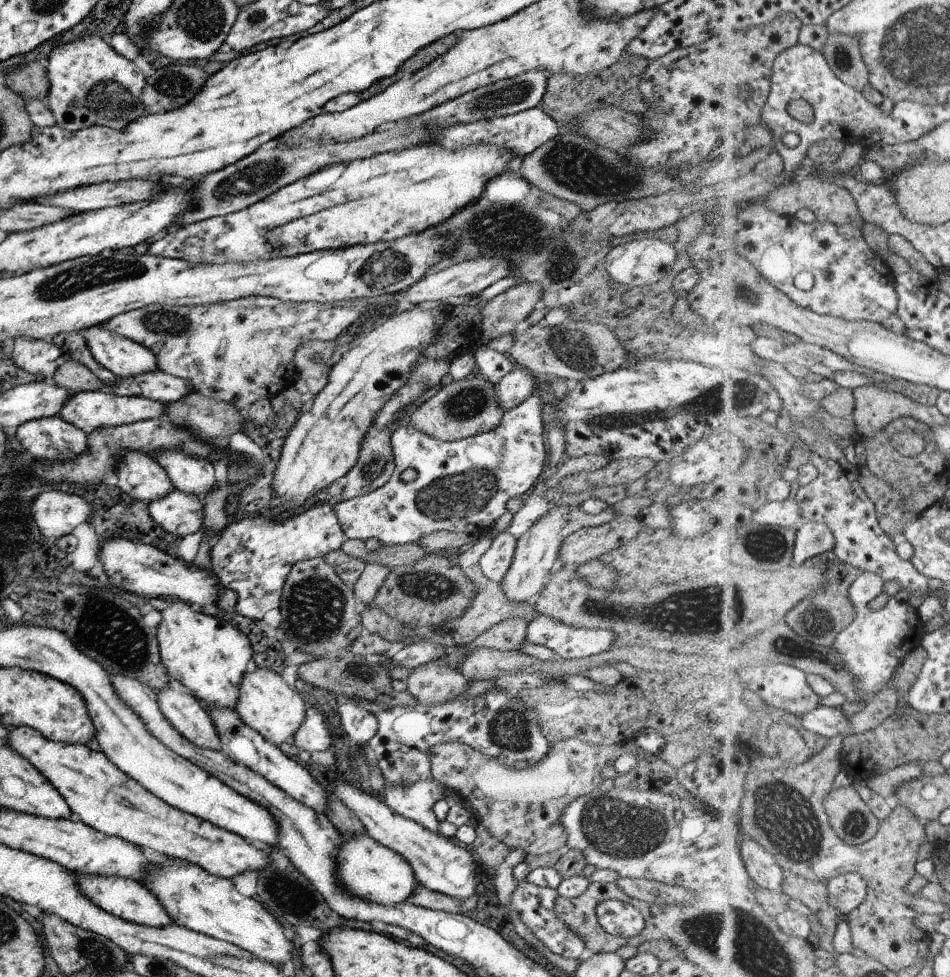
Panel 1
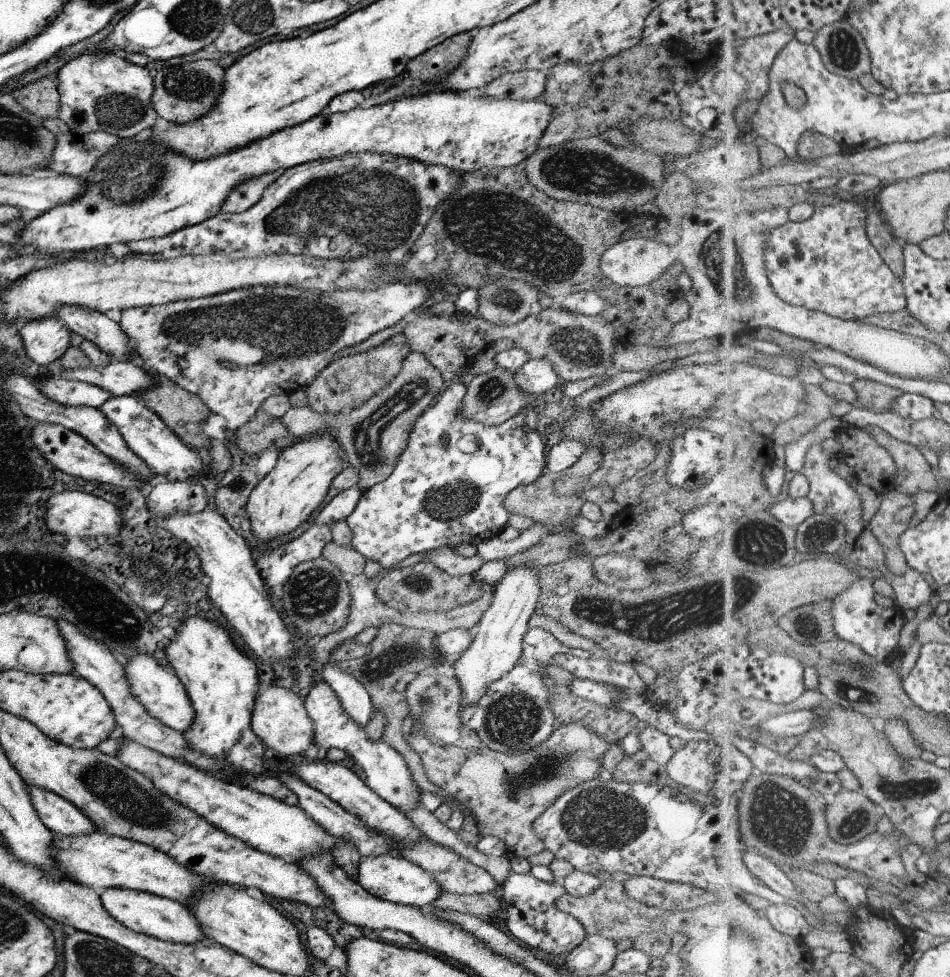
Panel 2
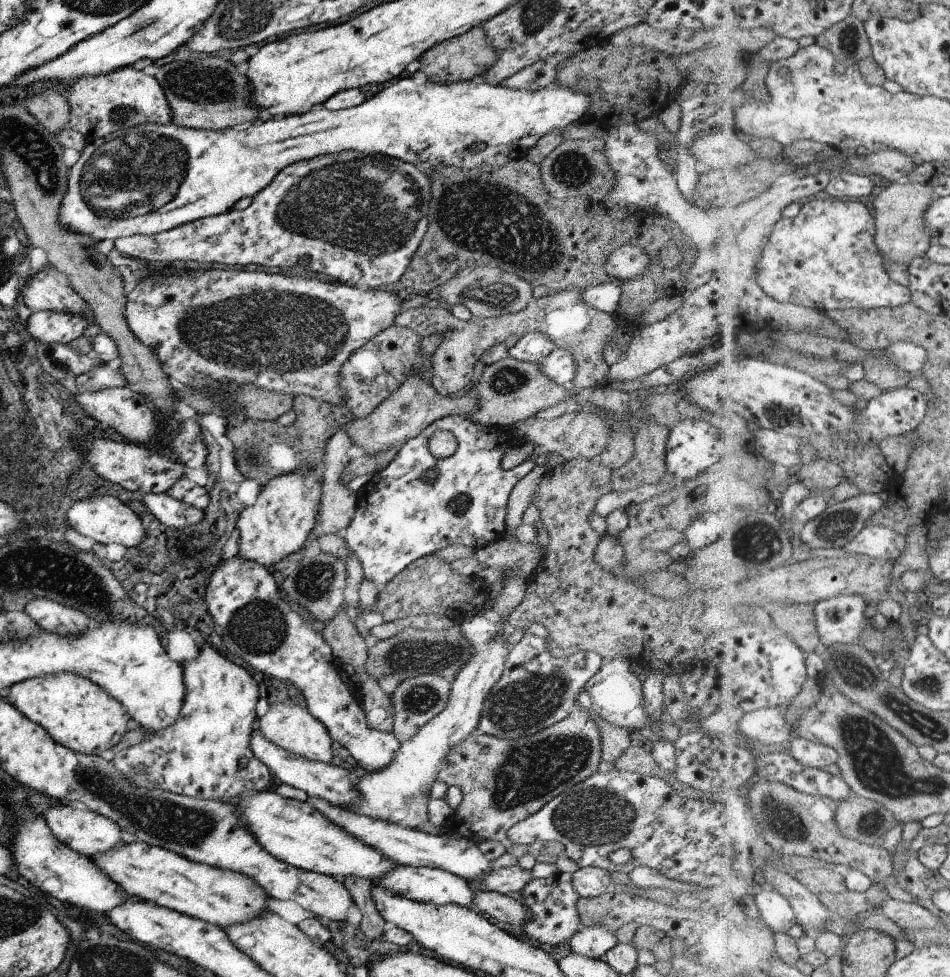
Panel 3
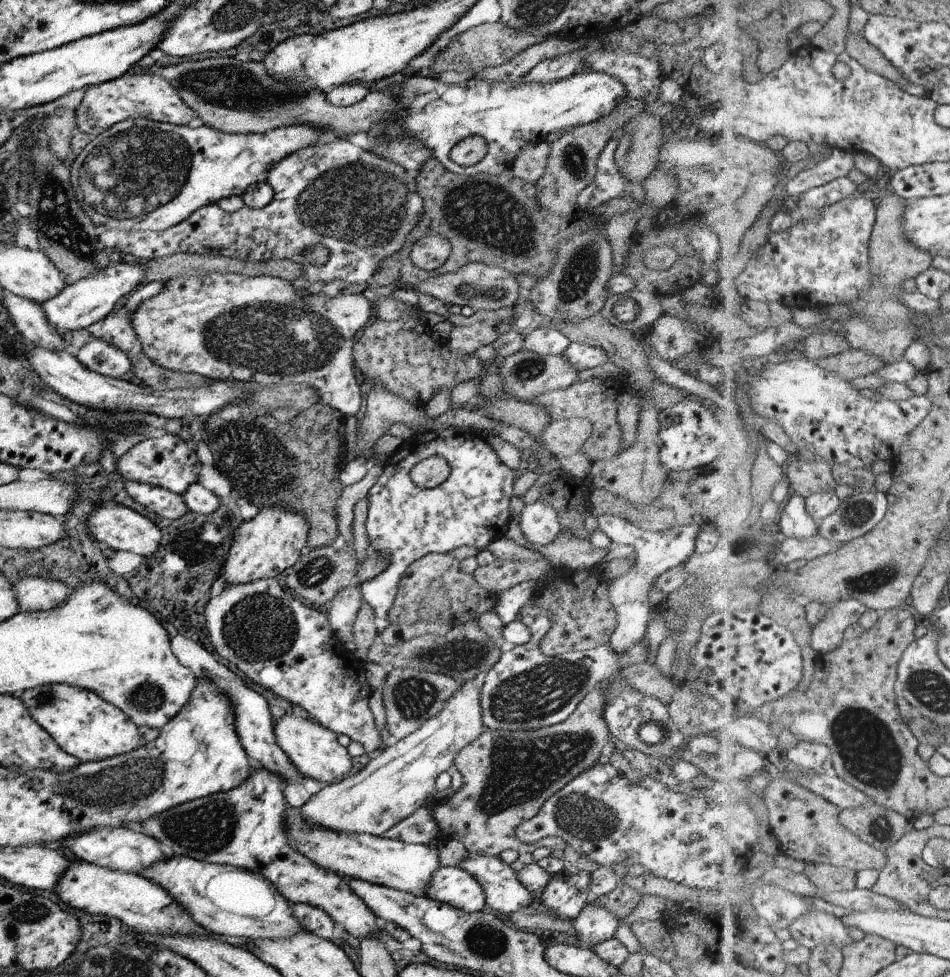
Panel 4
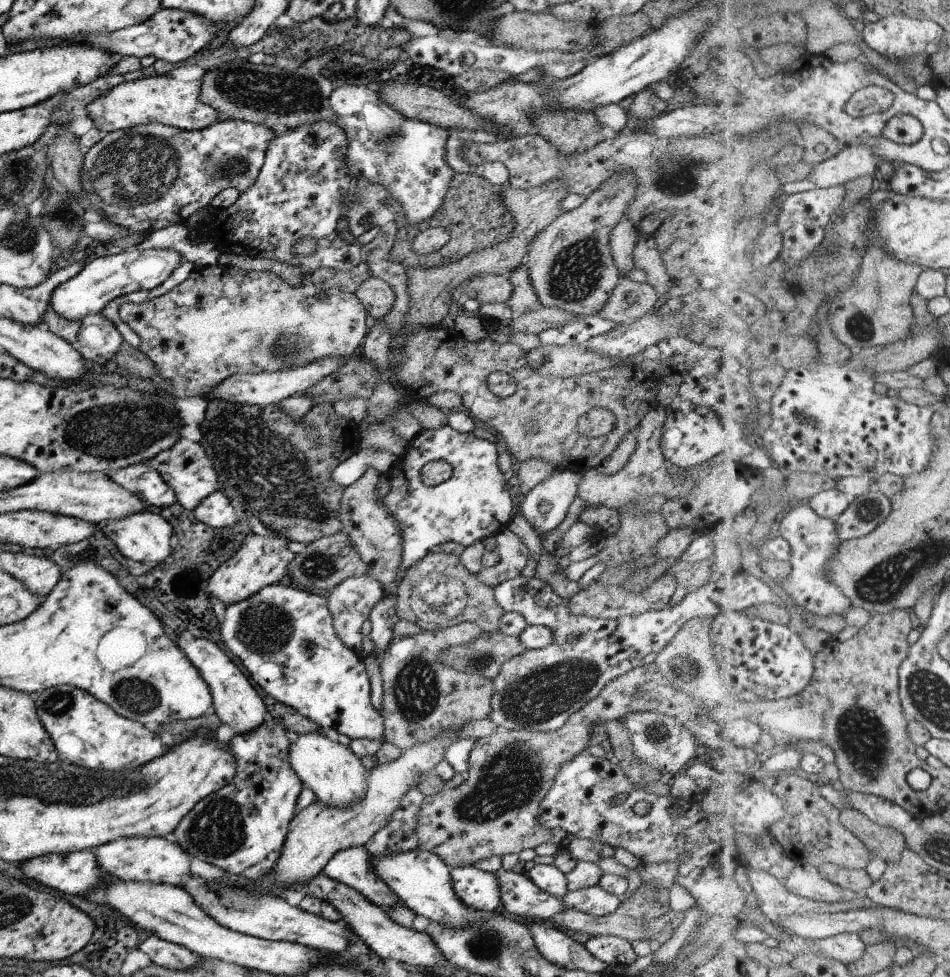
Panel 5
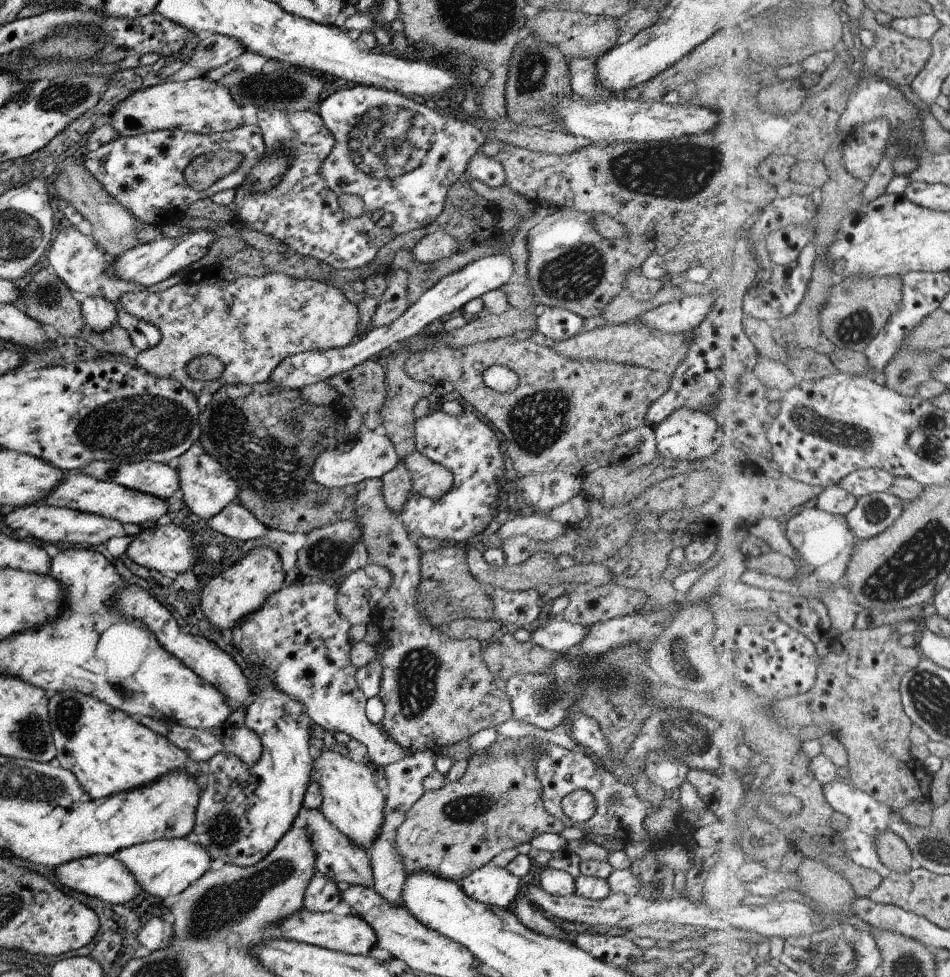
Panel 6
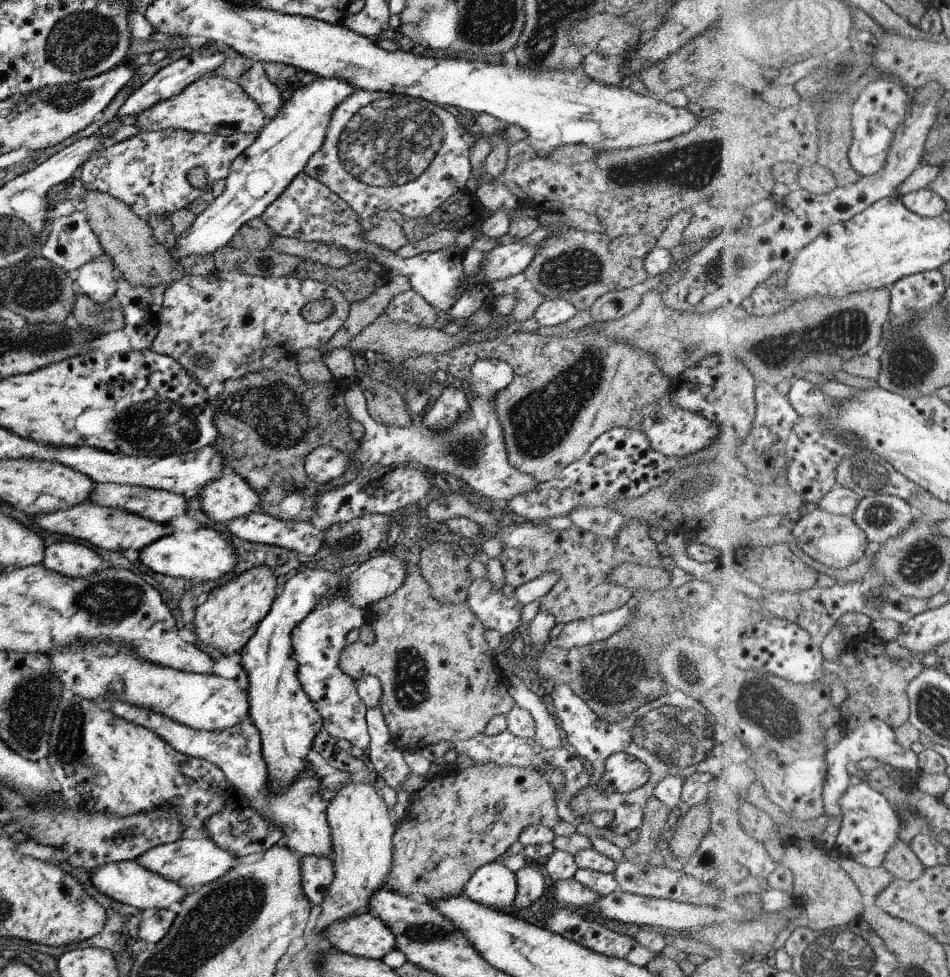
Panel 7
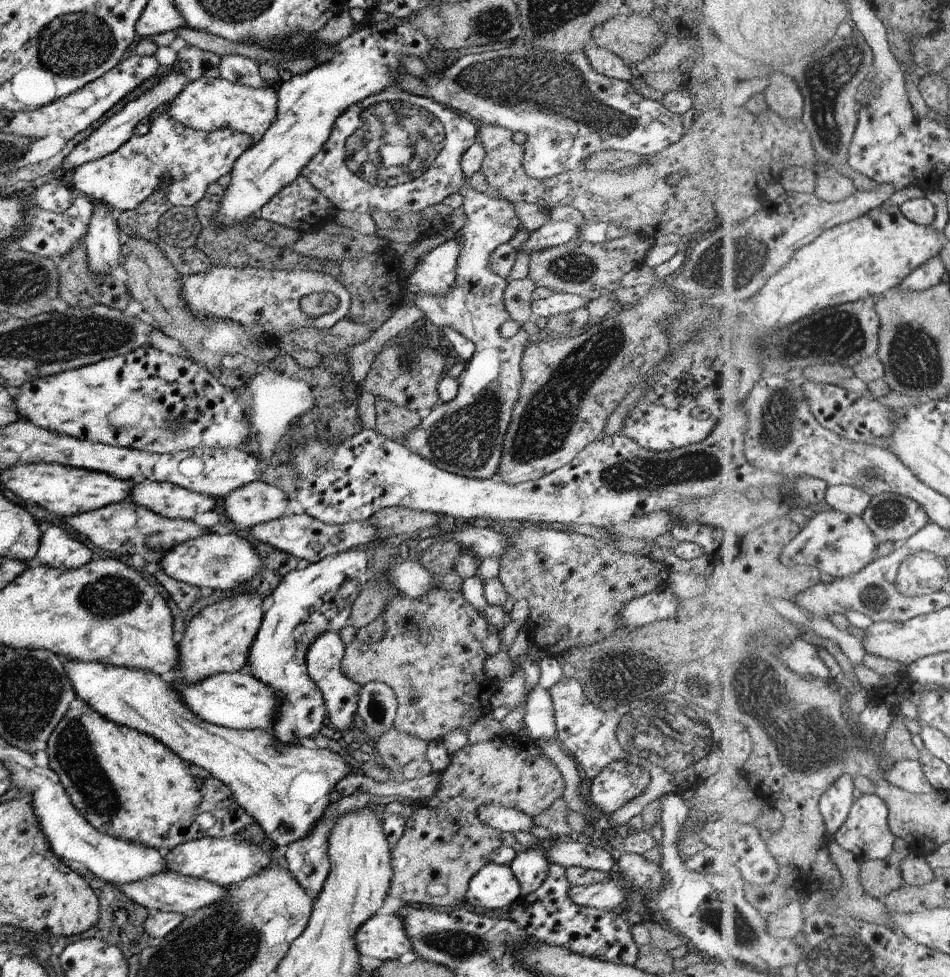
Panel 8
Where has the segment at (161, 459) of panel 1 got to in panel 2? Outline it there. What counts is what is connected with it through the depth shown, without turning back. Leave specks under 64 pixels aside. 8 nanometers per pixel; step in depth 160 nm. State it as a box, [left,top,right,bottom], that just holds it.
[98,394,201,482]

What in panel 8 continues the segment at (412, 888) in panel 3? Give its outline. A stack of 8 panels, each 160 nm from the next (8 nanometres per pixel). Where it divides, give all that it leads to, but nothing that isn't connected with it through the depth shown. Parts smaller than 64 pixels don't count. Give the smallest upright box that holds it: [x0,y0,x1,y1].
[464,862,520,910]

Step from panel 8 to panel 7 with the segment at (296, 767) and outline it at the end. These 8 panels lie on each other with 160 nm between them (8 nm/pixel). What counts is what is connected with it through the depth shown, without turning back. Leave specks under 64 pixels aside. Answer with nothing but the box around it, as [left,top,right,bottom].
[98,699,332,860]

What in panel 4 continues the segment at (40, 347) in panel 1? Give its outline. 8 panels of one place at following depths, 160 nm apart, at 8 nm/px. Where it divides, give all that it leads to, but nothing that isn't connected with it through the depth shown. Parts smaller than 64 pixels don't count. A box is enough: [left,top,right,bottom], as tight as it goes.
[40,261,144,333]

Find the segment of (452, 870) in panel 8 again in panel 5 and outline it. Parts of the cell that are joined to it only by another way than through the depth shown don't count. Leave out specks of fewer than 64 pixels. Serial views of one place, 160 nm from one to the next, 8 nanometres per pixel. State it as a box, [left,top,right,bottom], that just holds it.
[414,663,675,868]

